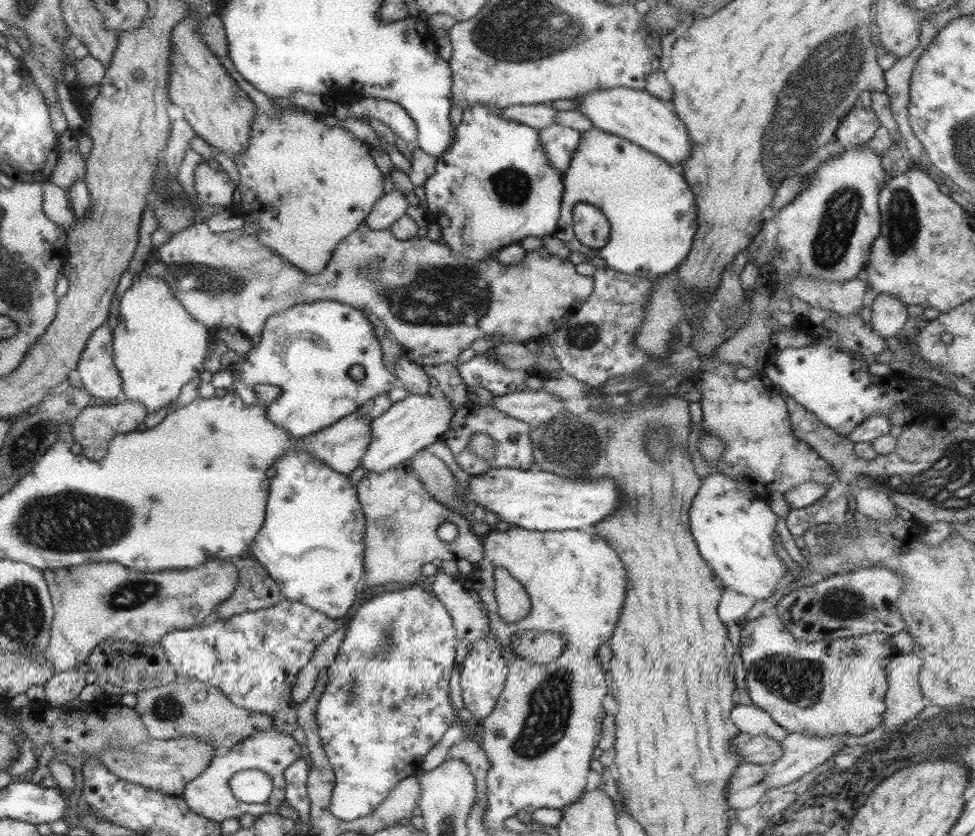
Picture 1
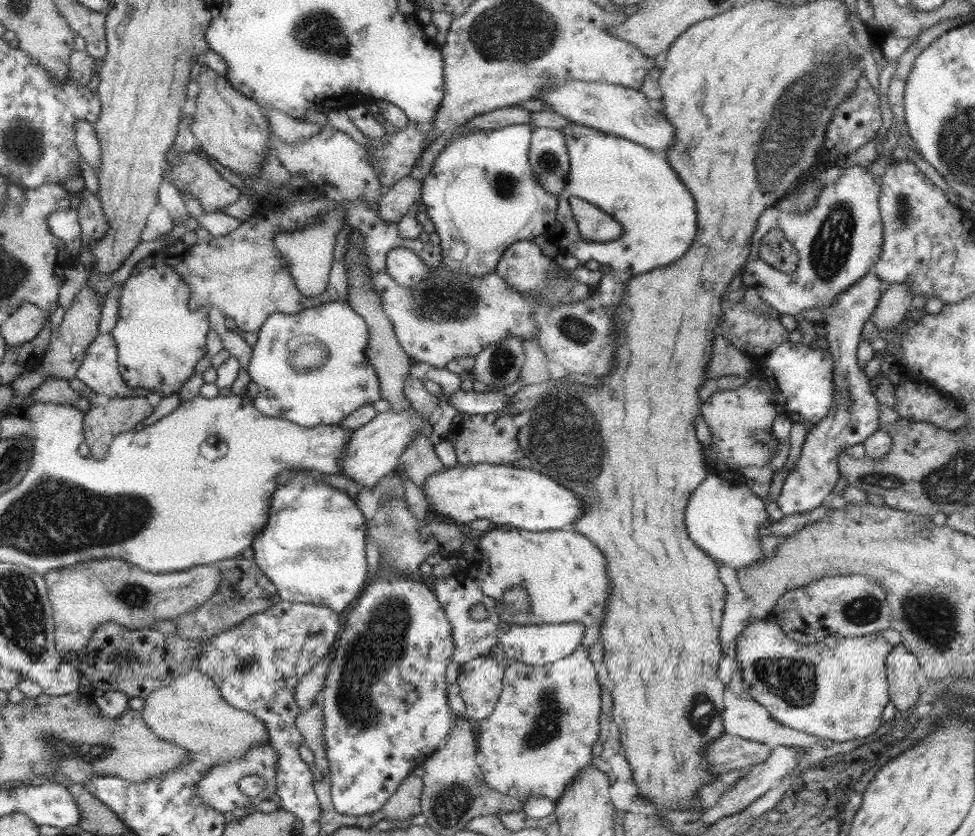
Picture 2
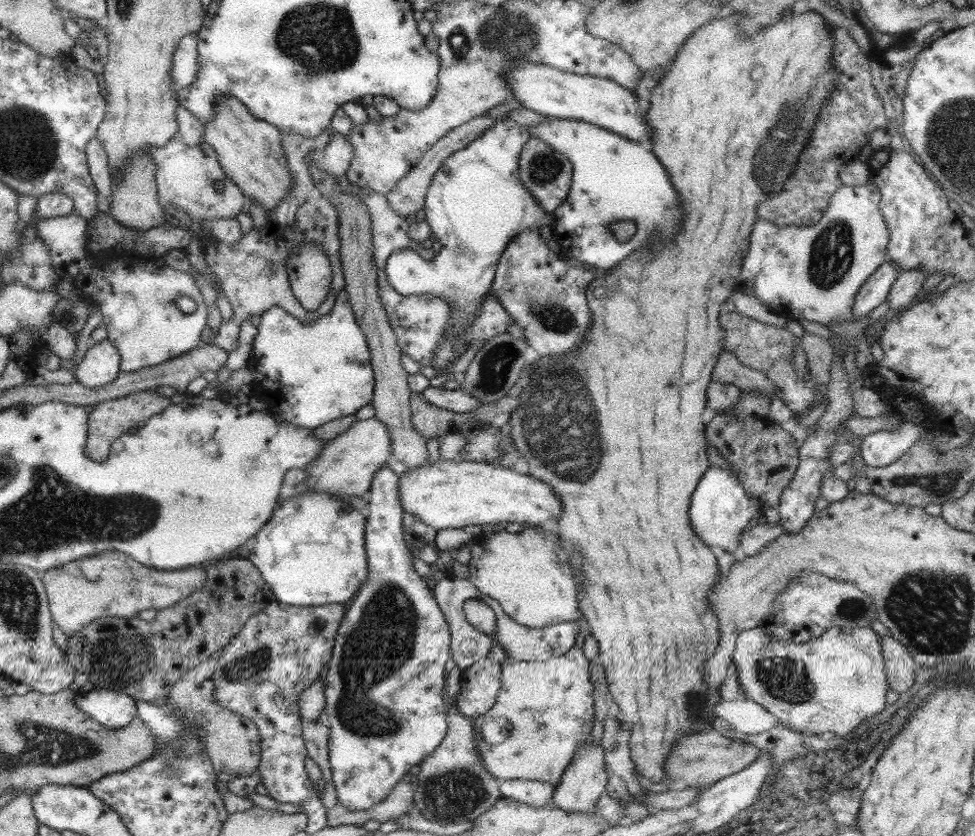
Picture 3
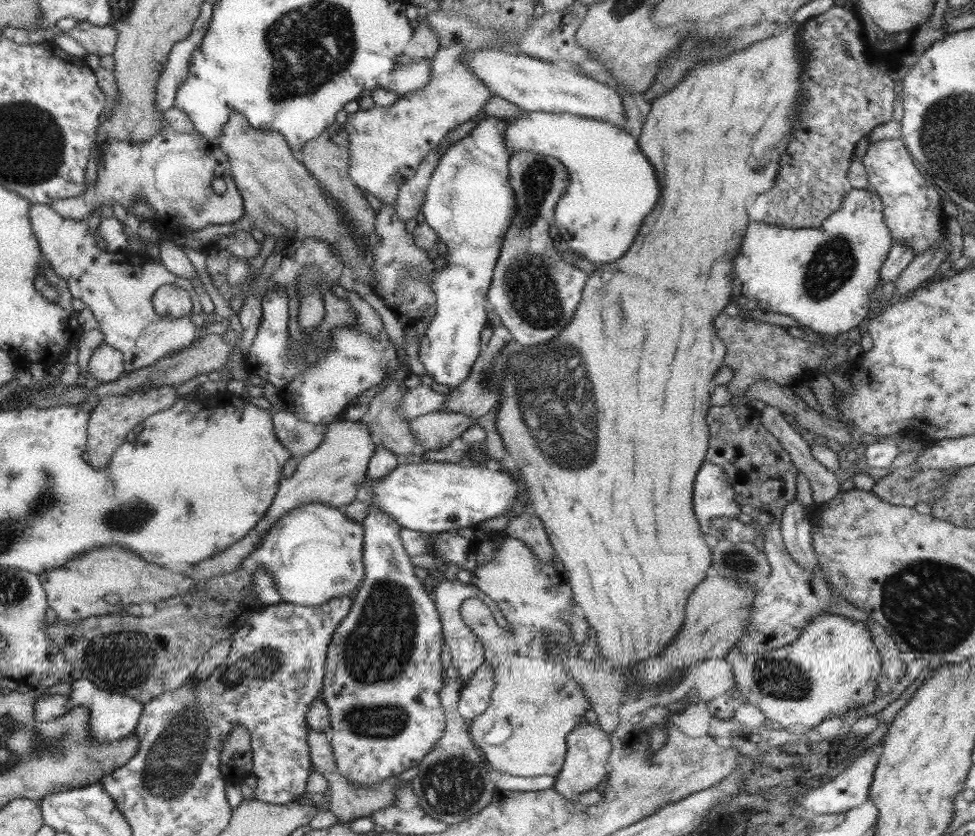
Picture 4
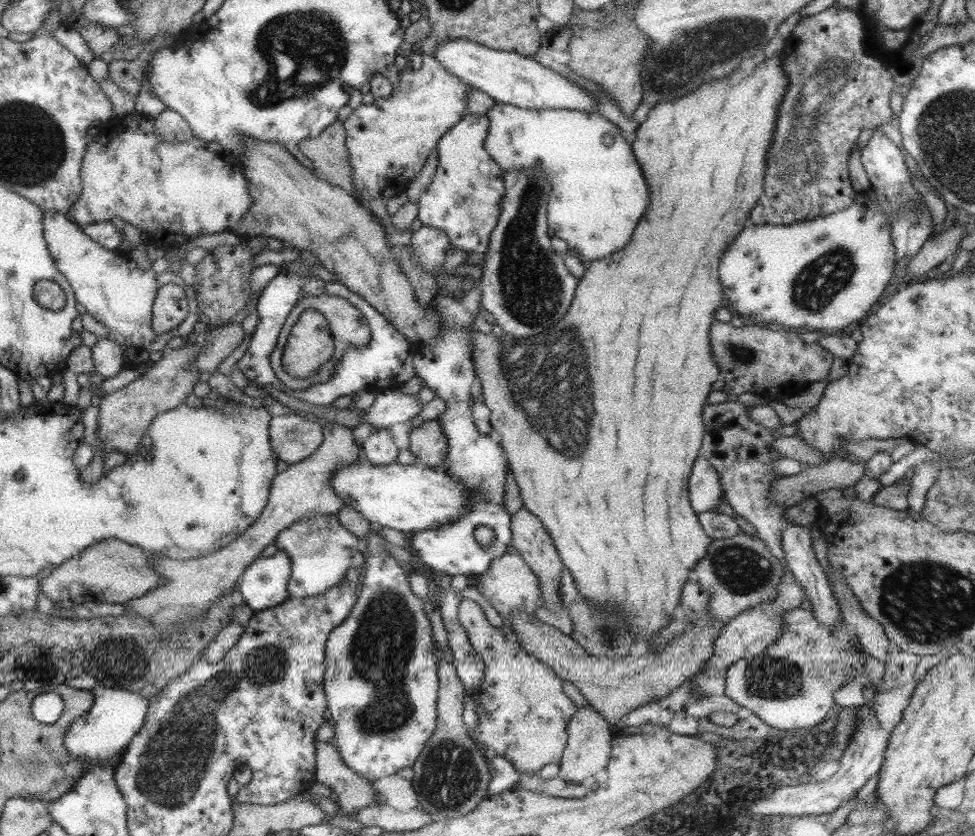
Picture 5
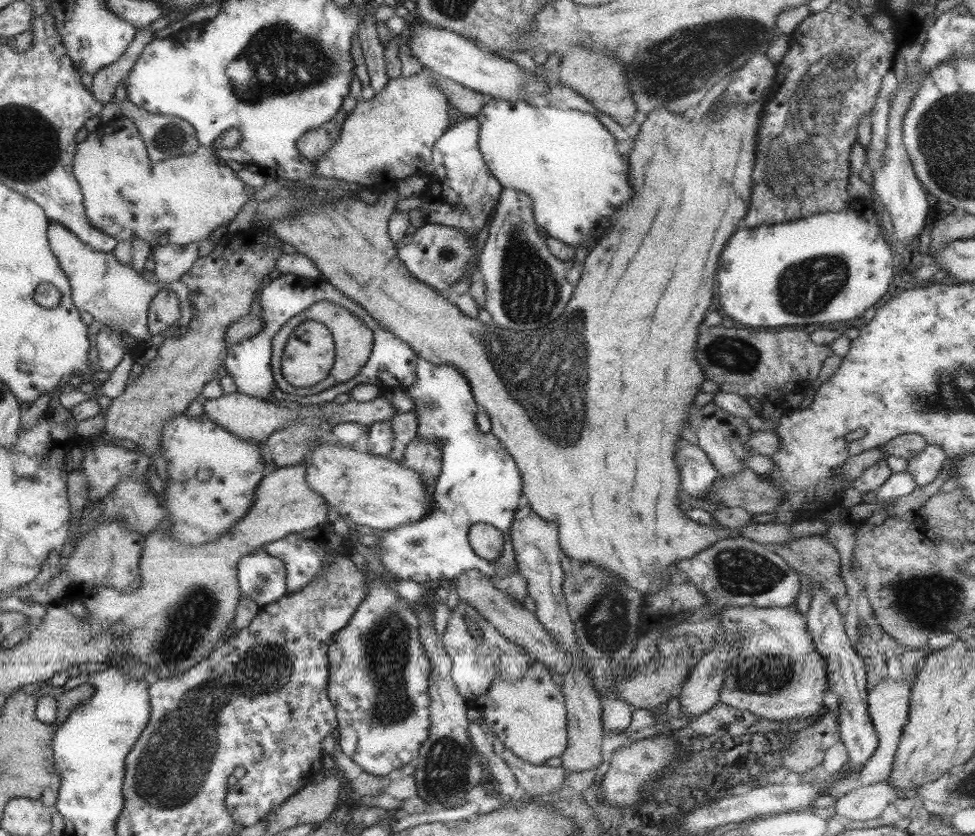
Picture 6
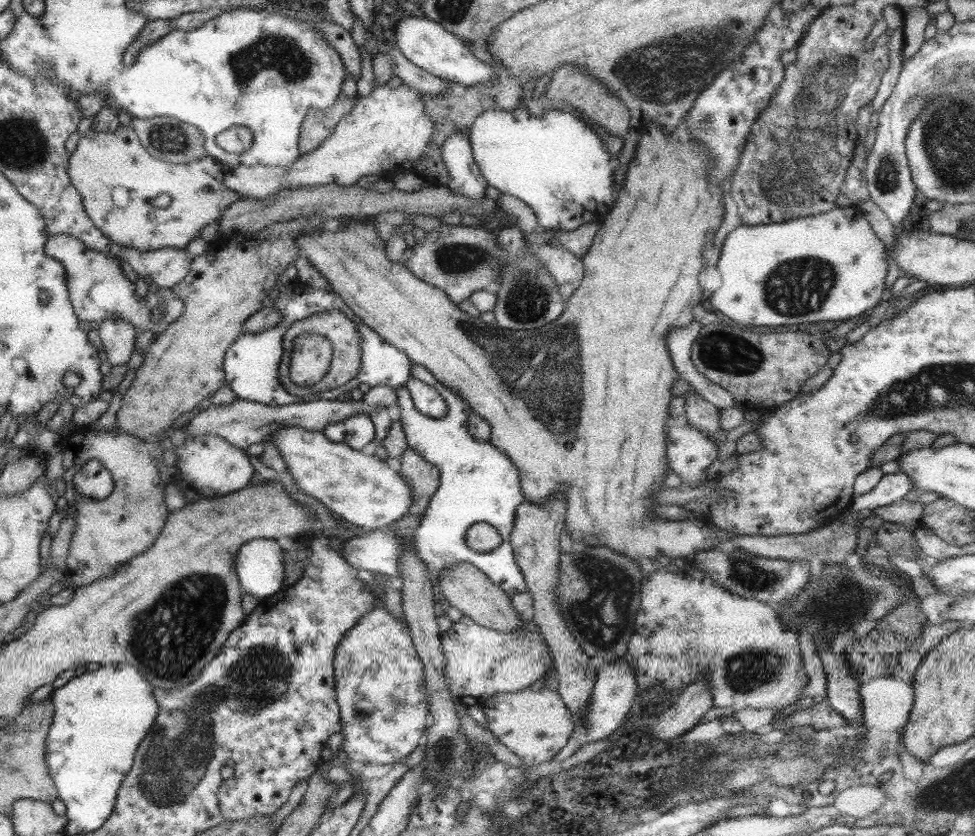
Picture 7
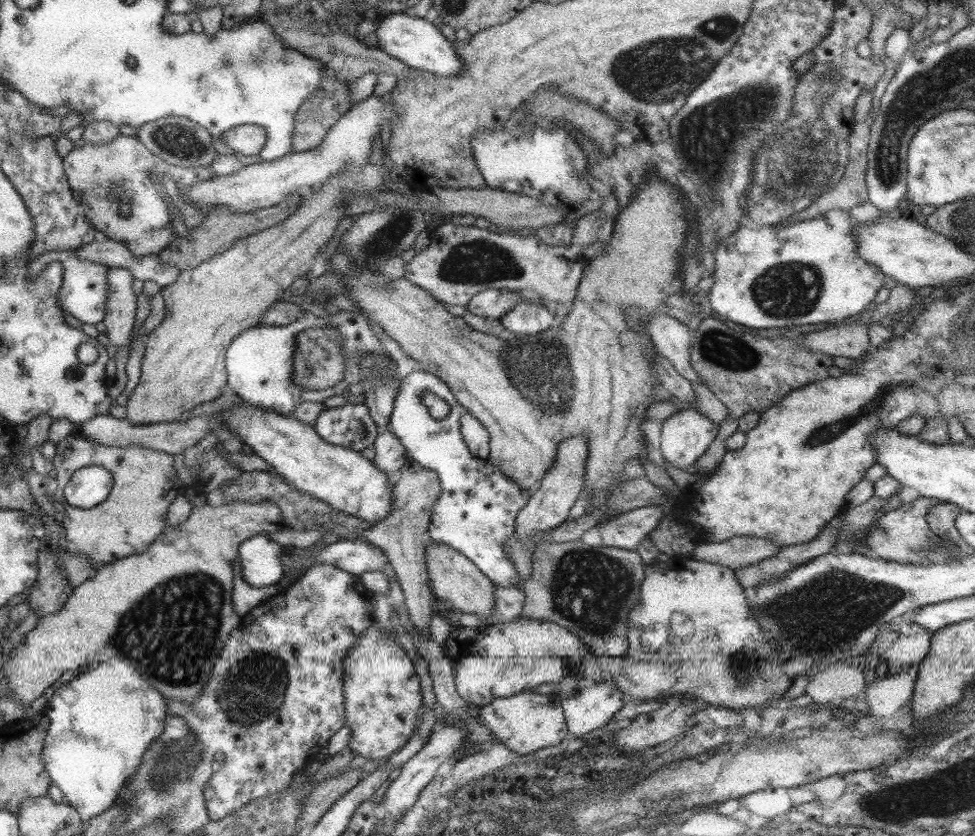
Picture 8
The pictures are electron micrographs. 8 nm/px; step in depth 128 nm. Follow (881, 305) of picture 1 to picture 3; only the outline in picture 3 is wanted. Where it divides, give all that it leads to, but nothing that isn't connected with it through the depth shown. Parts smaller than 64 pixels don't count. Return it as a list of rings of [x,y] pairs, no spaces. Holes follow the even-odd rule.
[[[904,270],[900,271],[897,279],[892,283],[890,293],[888,293],[889,315],[901,312],[914,302],[916,294],[923,288],[928,274],[924,270]]]

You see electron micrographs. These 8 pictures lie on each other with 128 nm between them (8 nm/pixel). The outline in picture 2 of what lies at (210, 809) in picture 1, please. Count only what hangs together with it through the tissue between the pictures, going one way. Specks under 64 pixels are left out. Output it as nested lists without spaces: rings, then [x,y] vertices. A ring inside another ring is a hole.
[[[270,743],[254,745],[240,759],[222,761],[210,767],[206,771],[206,775],[196,783],[194,792],[204,806],[210,806],[220,814],[232,812],[236,808],[255,806],[260,804],[262,800],[270,800],[270,796],[276,793],[276,768],[278,768],[278,751]],[[250,775],[258,775],[266,781],[266,788],[258,796],[252,798],[244,796],[238,788],[238,781]]]

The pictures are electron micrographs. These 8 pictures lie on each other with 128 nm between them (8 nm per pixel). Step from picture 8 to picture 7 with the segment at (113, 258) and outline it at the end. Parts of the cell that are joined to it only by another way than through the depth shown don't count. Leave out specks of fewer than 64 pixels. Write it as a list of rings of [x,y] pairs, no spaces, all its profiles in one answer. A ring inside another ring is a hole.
[[[108,240],[105,252],[121,265],[125,260],[138,276],[150,276],[159,287],[172,288],[178,284],[189,273],[193,262],[193,257],[186,248],[164,247],[153,251],[141,251]]]

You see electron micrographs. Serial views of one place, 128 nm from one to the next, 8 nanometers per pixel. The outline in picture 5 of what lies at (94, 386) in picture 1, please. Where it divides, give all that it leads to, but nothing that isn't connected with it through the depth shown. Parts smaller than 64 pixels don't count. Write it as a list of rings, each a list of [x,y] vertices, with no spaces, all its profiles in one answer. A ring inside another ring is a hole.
[[[100,338],[92,346],[94,372],[104,378],[114,378],[124,368],[124,352],[114,340]]]

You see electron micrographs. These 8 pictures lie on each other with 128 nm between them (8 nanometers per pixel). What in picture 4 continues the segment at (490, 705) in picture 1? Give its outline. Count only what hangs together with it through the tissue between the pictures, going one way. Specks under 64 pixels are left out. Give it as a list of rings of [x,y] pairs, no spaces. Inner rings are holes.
[[[484,662],[470,679],[462,681],[458,712],[467,722],[472,722],[474,717],[481,715],[492,698],[494,690],[494,667]]]

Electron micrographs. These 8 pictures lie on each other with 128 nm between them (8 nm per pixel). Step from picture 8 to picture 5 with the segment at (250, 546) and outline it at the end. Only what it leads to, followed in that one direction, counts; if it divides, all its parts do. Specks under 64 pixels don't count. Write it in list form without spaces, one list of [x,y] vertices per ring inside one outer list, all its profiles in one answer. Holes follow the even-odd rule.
[[[276,552],[270,558],[258,557],[237,580],[241,598],[252,611],[262,611],[285,602],[289,597],[290,558],[286,552]]]

